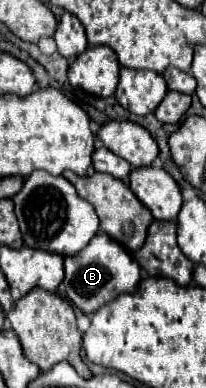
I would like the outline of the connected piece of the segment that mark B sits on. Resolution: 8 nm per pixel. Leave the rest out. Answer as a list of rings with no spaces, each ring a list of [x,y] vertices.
[[[97,232],[93,240],[75,256],[65,258],[65,294],[67,298],[81,308],[85,314],[97,312],[103,304],[117,298],[121,292],[135,292],[137,284],[141,282],[141,268],[133,256],[121,248],[115,240],[111,240],[105,232]]]

